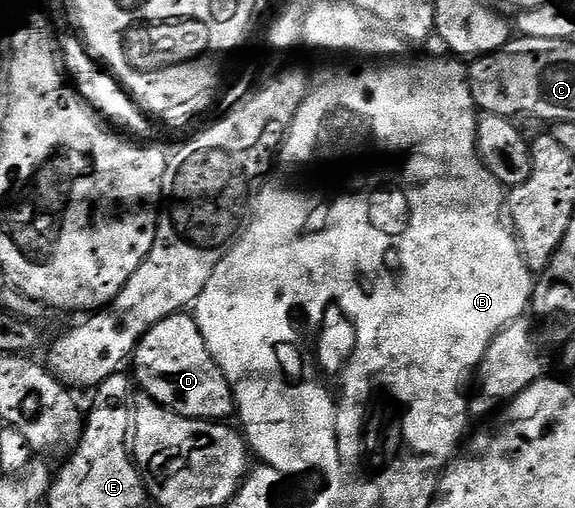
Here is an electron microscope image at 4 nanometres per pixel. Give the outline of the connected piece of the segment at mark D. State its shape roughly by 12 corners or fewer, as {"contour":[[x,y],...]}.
{"contour":[[195,322],[162,324],[144,353],[151,402],[232,423],[238,401]]}

